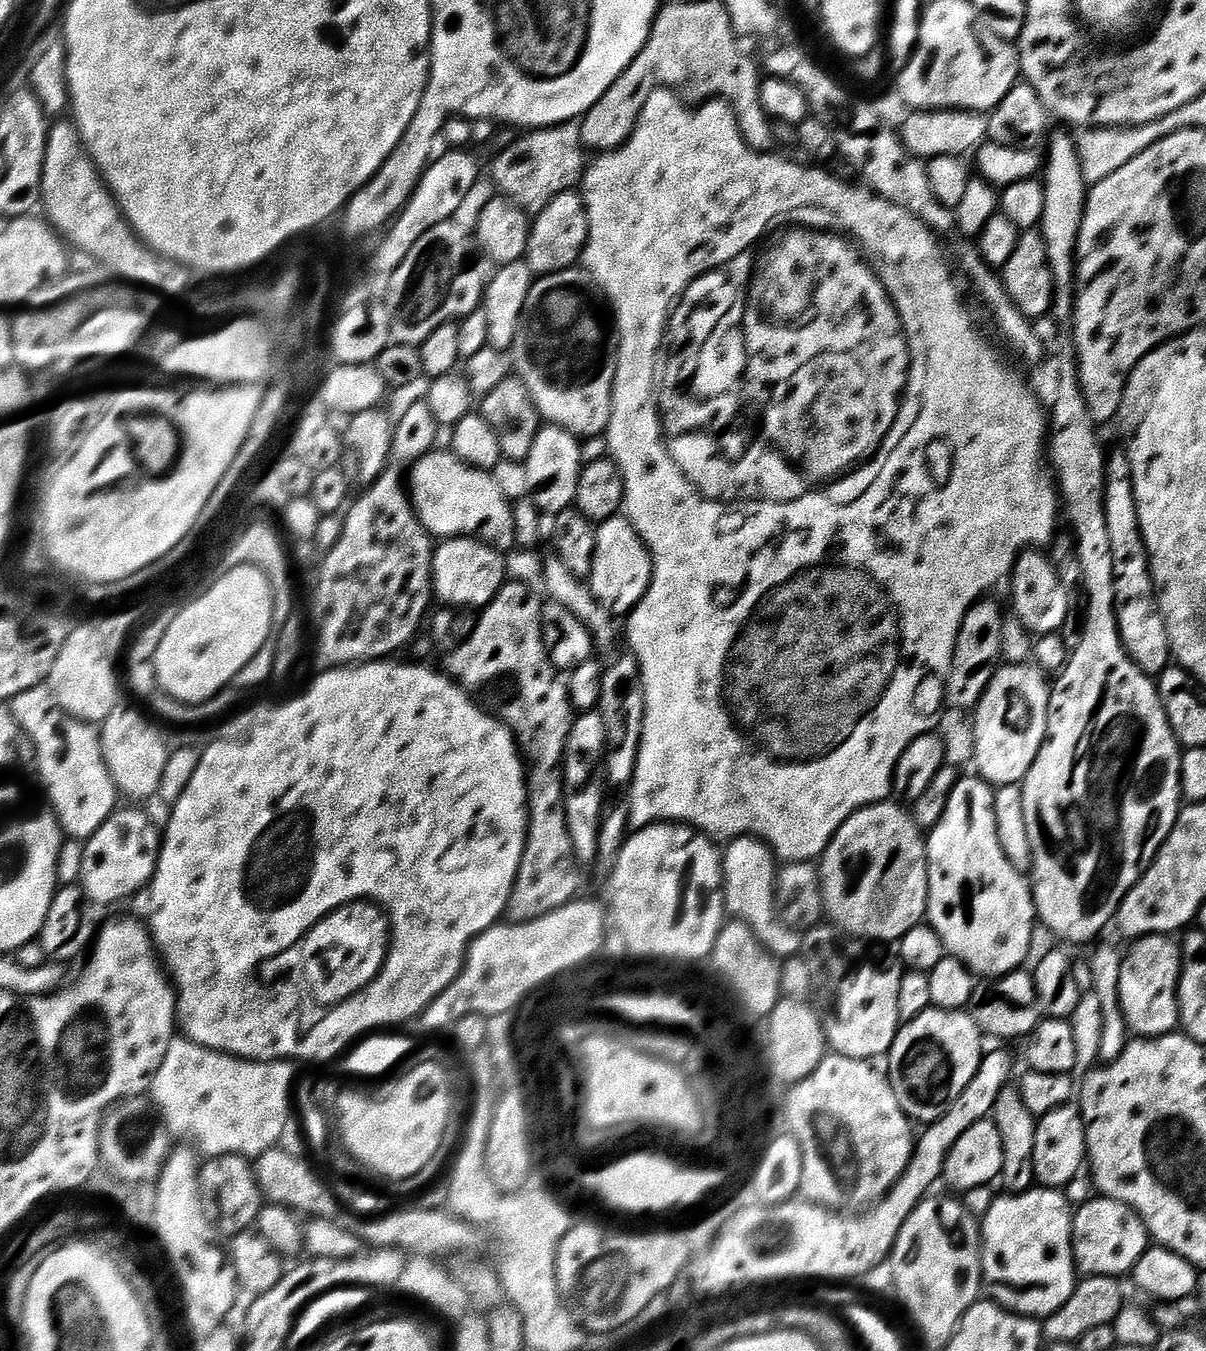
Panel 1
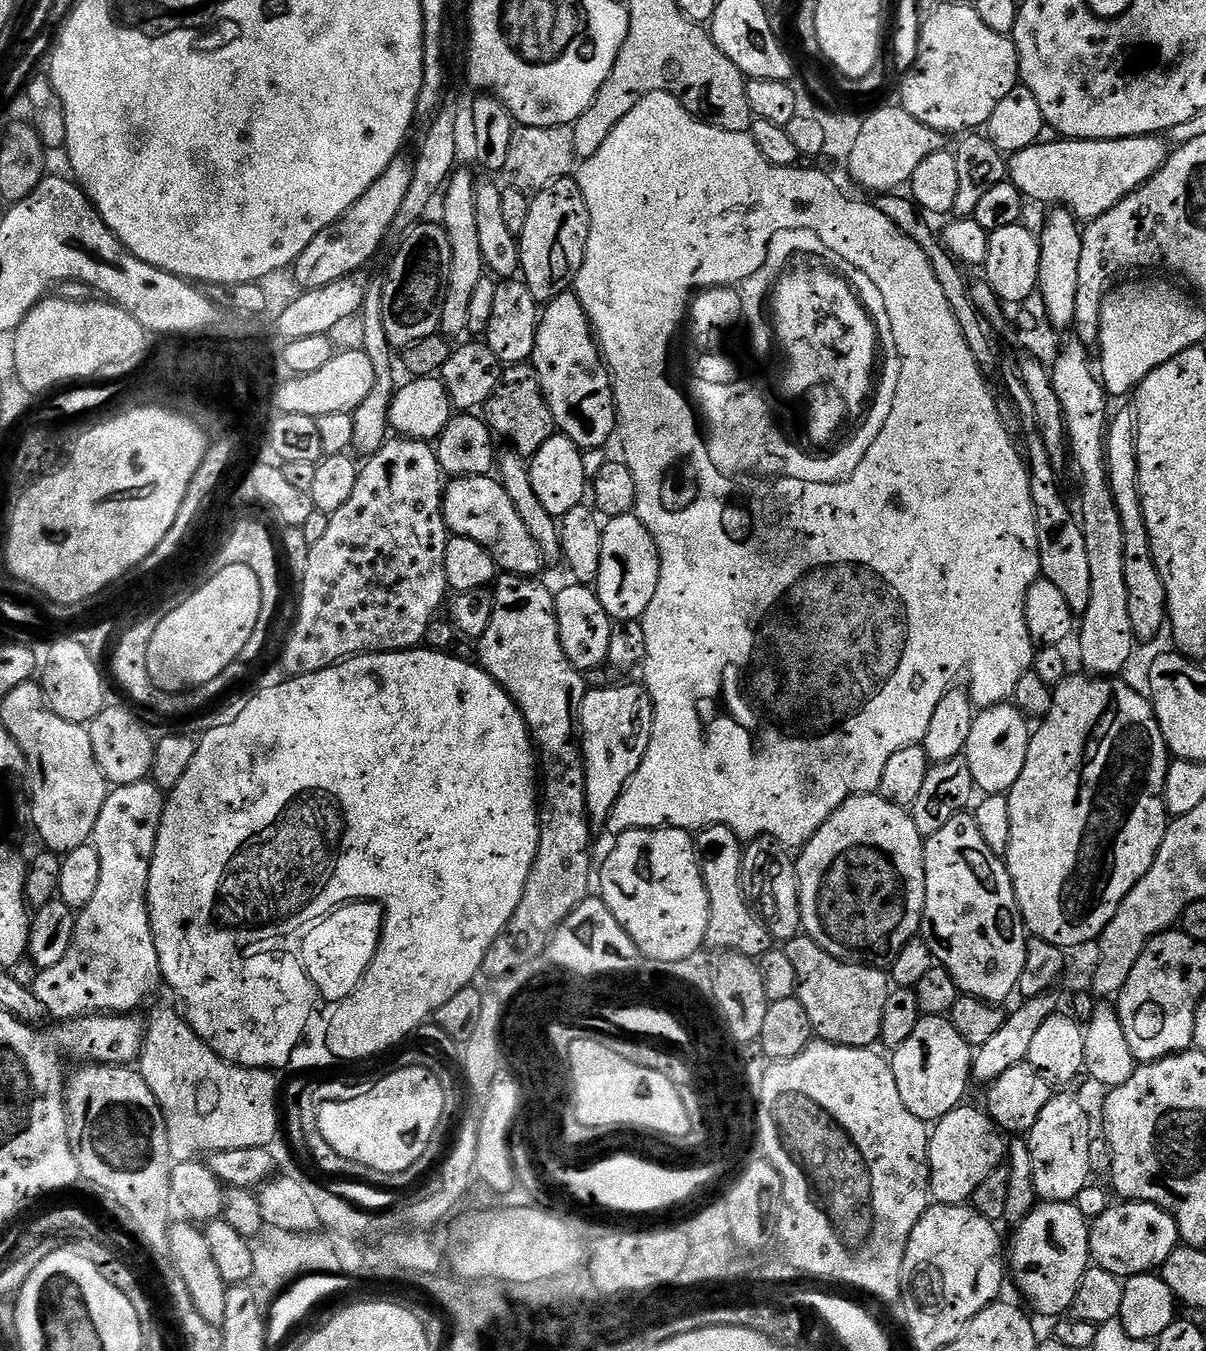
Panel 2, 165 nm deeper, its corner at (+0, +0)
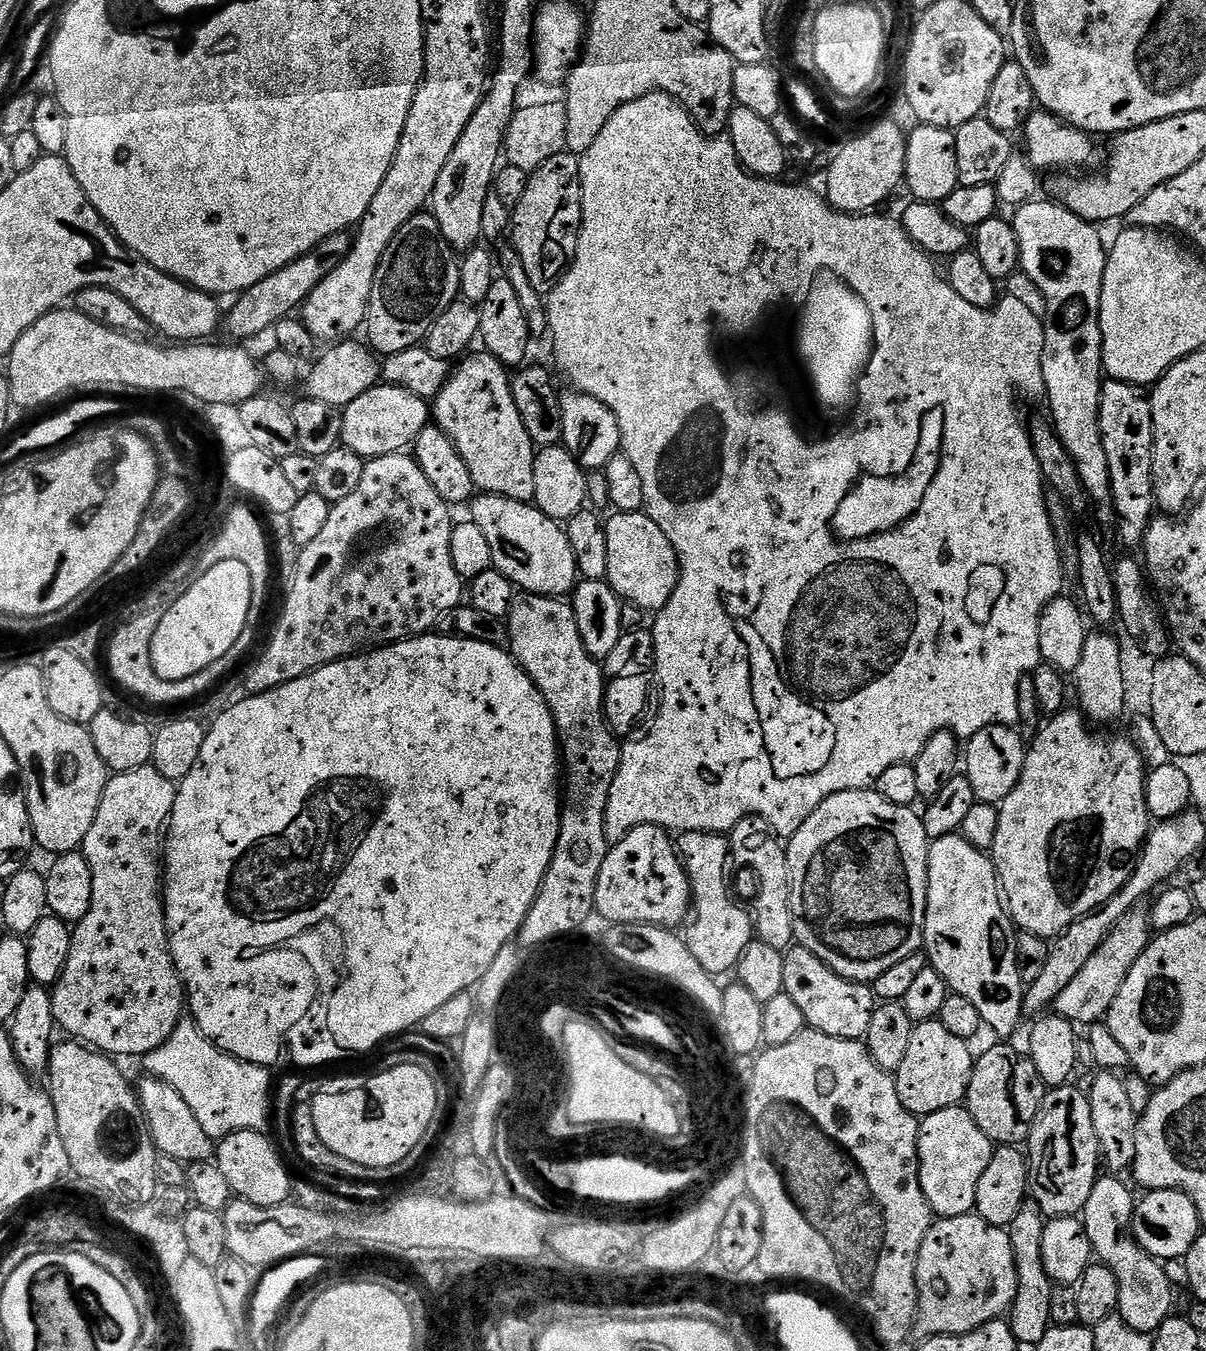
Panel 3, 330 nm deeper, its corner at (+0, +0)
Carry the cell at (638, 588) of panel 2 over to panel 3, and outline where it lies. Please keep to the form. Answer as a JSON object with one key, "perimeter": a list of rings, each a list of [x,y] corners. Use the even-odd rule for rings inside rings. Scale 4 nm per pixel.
{"perimeter":[[[641,510],[638,512],[616,512],[604,524],[606,536],[606,551],[608,573],[607,581],[610,587],[616,591],[621,601],[633,604],[643,609],[645,613],[655,614],[670,602],[670,594],[674,594],[676,583],[680,577],[680,563],[674,554],[674,546],[670,546],[670,538],[662,534],[658,522],[650,518],[648,513]]]}

